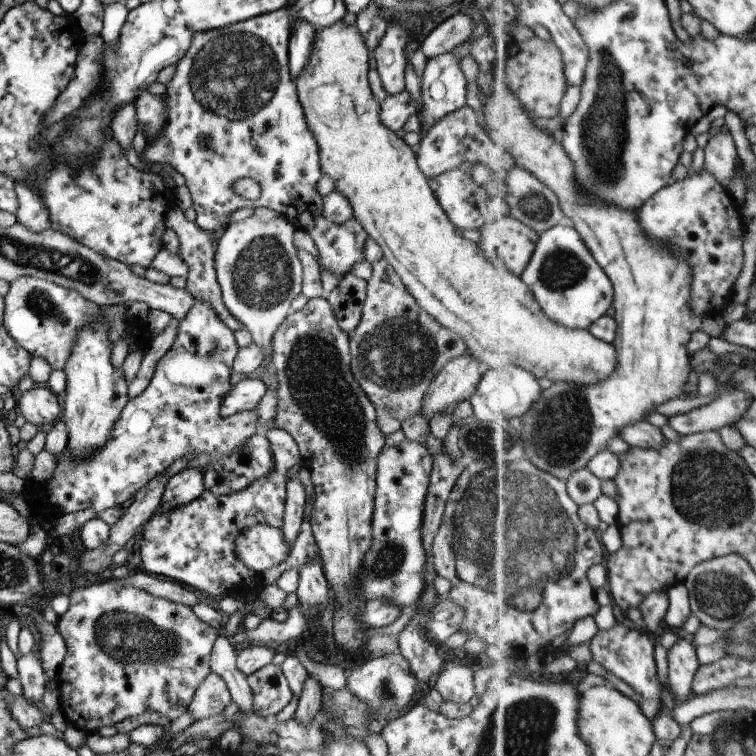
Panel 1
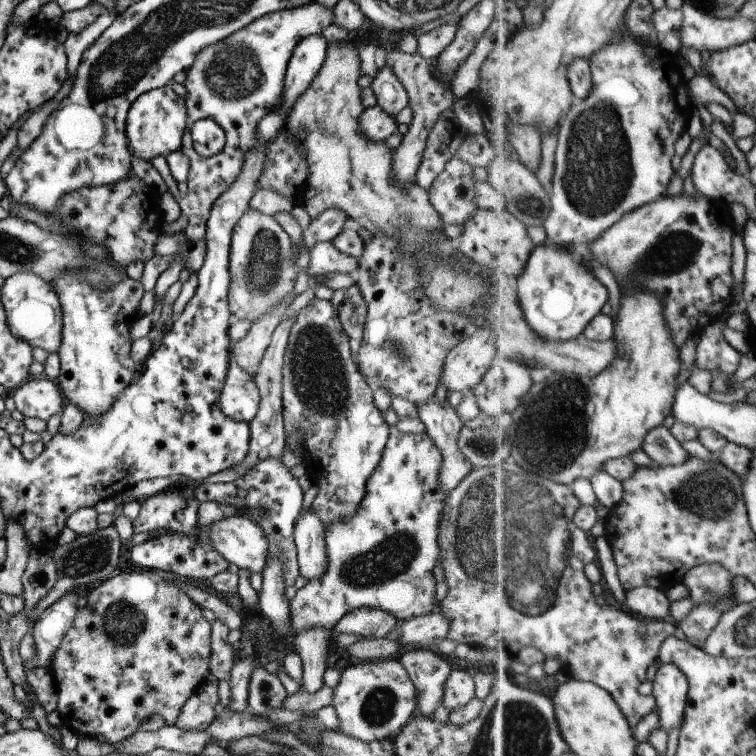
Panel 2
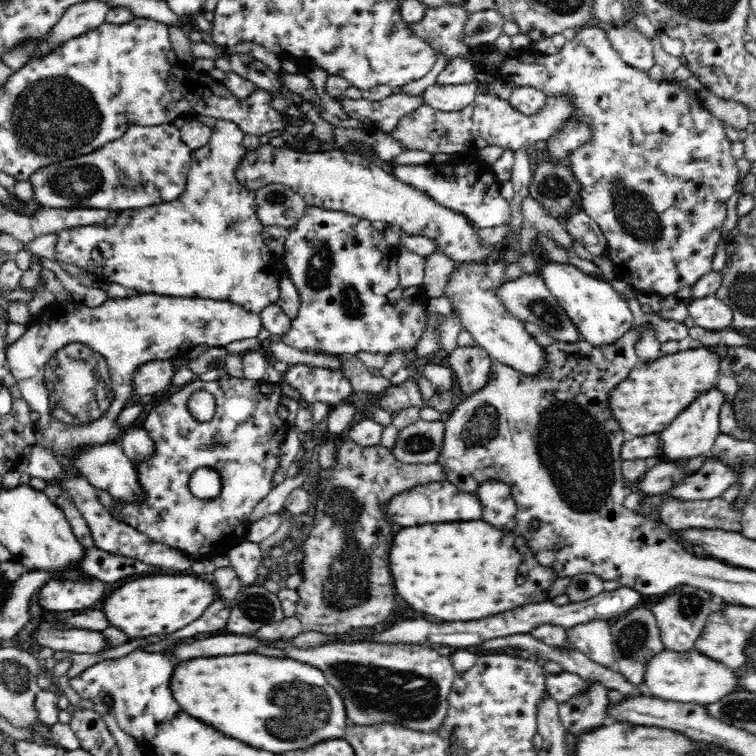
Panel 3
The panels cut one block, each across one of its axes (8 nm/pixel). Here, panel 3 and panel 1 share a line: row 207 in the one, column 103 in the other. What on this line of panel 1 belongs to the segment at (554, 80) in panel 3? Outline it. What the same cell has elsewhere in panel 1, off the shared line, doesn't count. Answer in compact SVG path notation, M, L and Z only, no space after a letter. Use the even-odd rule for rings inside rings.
M106 581L100 582L100 584L95 583L91 586L73 587L67 597L70 601L68 610L58 617L53 627L53 629L60 632L67 648L65 658L56 676L56 688L59 691L59 711L62 712L62 716L66 719L67 724L88 734L97 732L102 726L115 726L115 724L127 718L138 716L144 712L158 712L164 714L172 721L182 716L188 710L188 706L194 700L196 689L204 682L206 676L213 672L211 670L211 652L219 637L216 624L200 620L194 613L194 610L192 610L192 607L188 605L152 596L152 594L148 594L144 590L138 590L132 585L131 581L126 585Z

